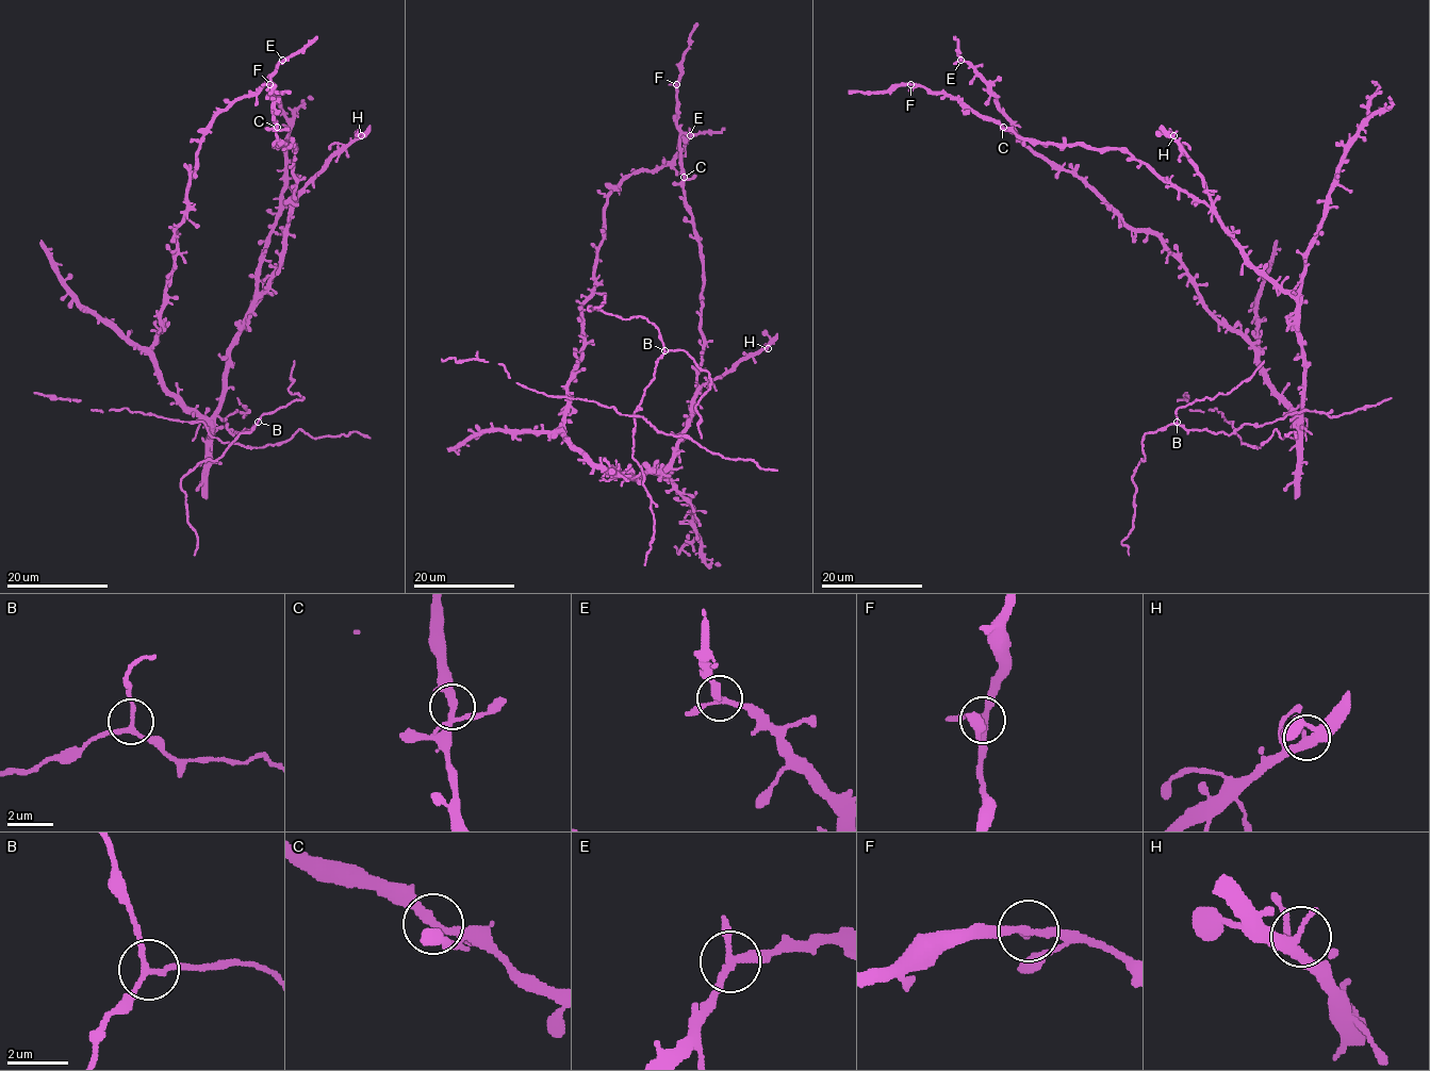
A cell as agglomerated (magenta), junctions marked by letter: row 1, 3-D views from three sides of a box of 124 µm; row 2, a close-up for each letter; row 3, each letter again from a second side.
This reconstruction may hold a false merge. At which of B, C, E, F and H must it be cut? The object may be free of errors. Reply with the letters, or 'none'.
none

